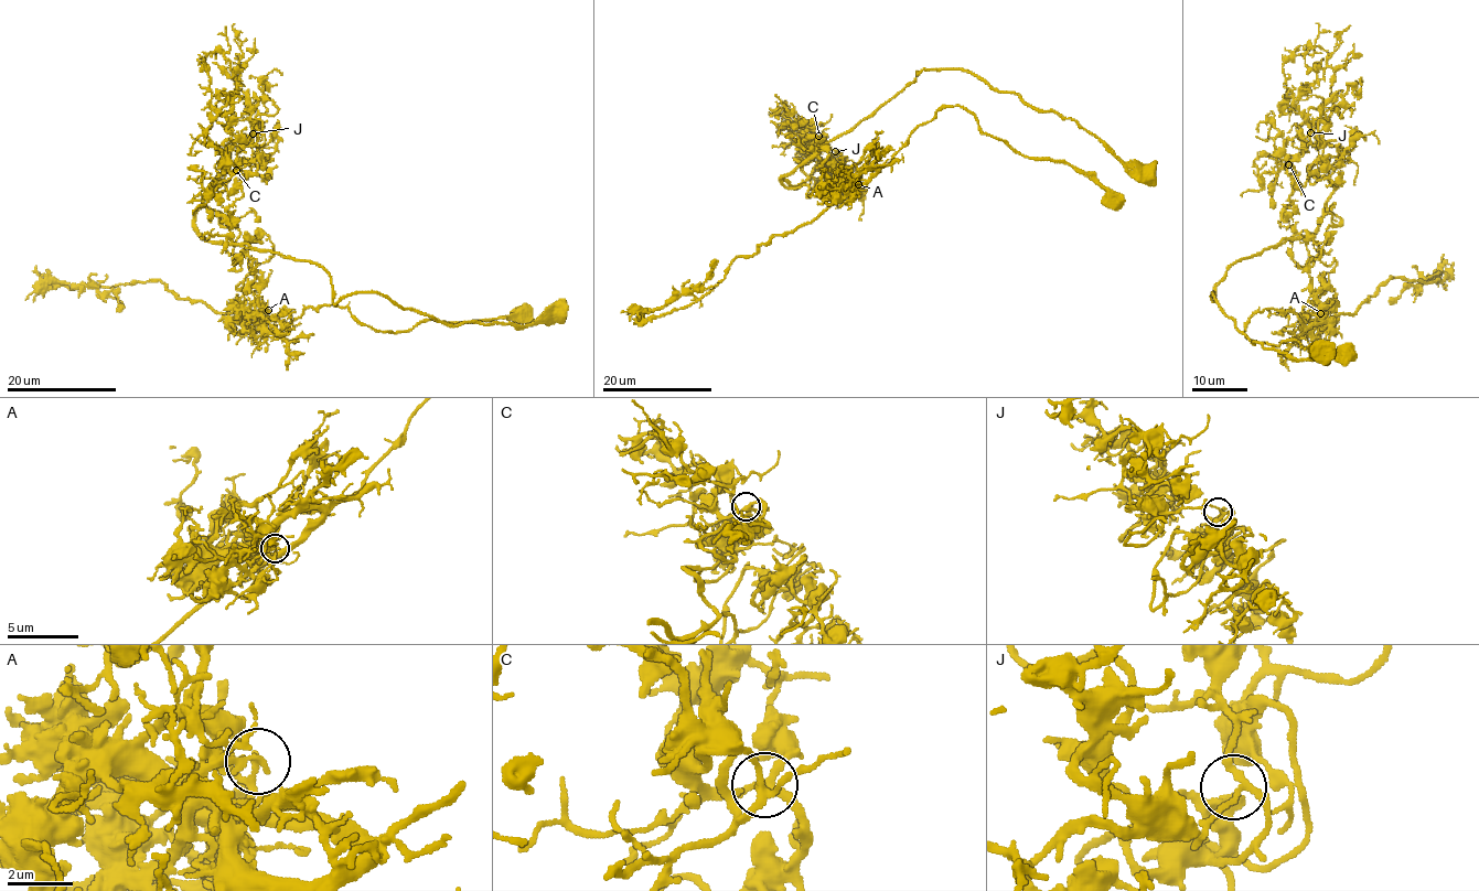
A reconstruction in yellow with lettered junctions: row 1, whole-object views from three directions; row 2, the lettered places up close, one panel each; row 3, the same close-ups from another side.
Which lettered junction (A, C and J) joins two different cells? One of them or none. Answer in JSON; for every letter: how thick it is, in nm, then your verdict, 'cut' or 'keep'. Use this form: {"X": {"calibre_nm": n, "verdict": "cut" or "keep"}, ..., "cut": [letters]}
{"A": {"calibre_nm": 170, "verdict": "cut"}, "C": {"calibre_nm": 200, "verdict": "keep"}, "J": {"calibre_nm": 150, "verdict": "keep"}, "cut": ["A"]}

